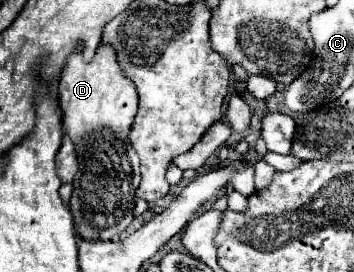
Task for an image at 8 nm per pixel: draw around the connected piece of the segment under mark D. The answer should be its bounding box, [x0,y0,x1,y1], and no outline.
[57,43,141,239]

